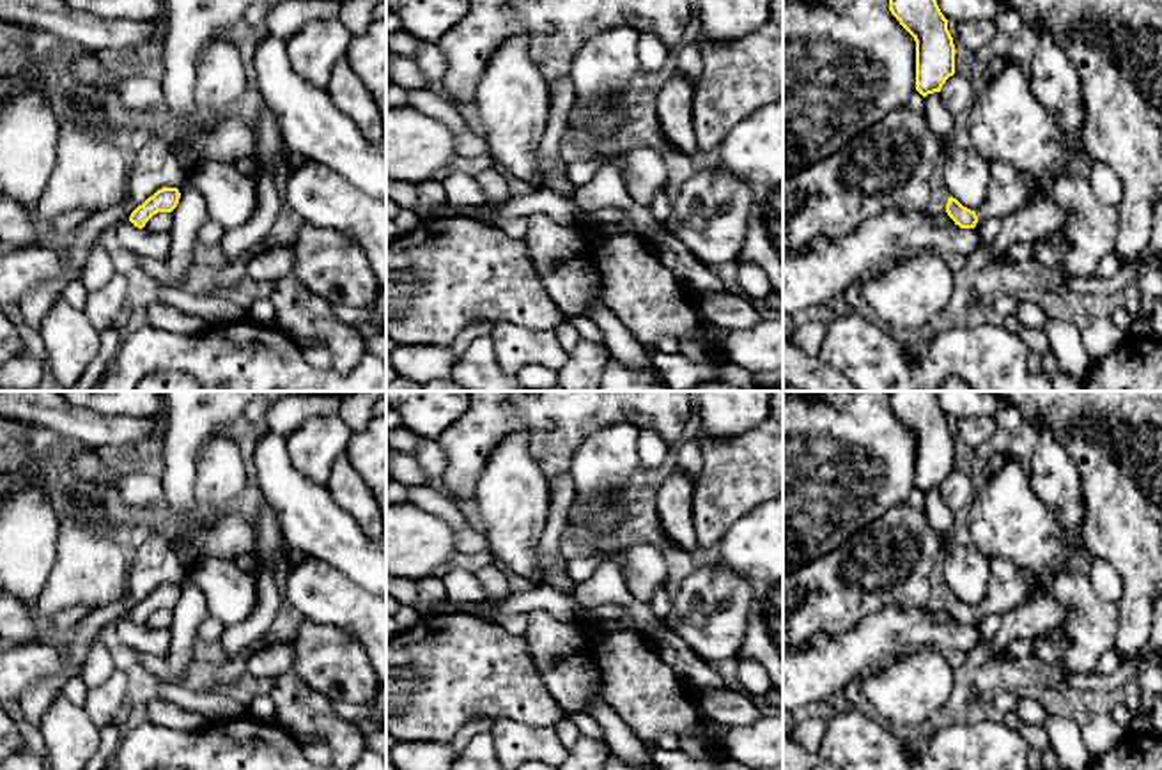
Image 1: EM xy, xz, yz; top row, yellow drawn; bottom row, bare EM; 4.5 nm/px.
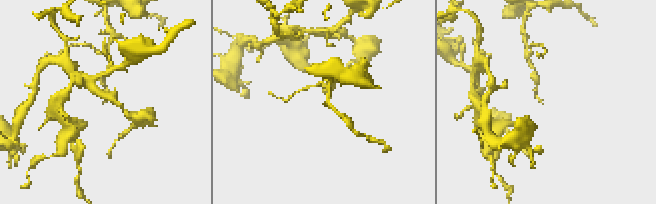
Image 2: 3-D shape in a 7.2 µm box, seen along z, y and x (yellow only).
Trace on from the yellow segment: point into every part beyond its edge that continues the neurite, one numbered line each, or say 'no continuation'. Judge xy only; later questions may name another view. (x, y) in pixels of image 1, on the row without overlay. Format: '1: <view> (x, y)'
no continuation

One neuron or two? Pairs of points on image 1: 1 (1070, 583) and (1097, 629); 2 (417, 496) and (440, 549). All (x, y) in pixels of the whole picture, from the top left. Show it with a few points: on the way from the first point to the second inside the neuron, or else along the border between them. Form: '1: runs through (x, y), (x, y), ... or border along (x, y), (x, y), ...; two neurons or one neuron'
1: runs through (1076, 593), (1090, 618); one neuron
2: border along (408, 501), (441, 517), (457, 533); two neurons

